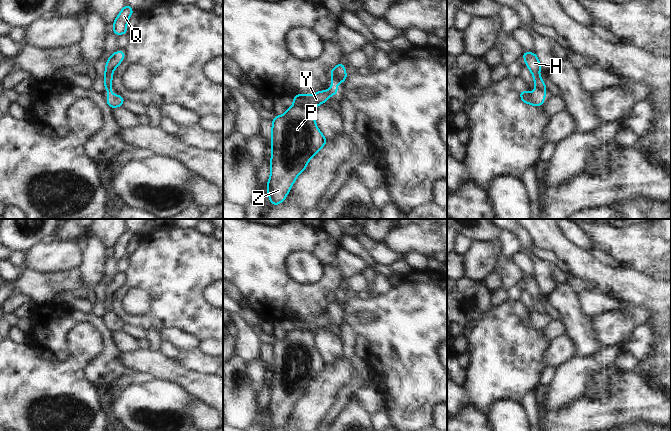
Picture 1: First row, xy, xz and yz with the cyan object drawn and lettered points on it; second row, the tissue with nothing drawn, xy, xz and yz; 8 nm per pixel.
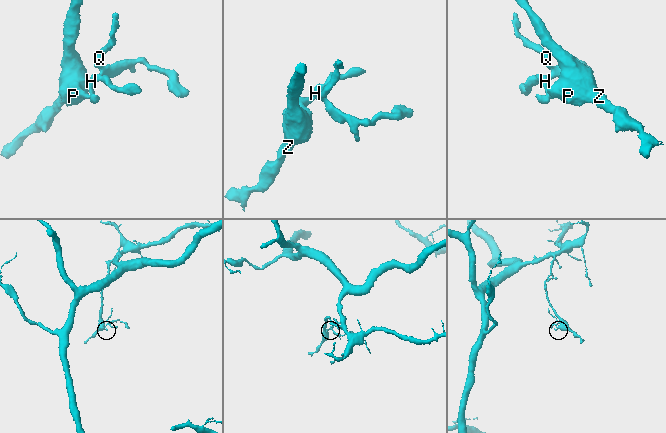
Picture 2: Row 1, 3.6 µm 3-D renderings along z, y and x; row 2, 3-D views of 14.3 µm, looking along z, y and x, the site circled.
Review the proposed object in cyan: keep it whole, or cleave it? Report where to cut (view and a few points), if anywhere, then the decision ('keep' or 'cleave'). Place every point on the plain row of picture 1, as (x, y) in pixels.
yz (535, 316), (540, 319), (545, 318) | cleave

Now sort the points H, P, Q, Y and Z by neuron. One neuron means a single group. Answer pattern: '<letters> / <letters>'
H Q / P Y Z

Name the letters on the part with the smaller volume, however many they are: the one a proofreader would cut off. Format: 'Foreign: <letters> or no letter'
Foreign: H, Q.

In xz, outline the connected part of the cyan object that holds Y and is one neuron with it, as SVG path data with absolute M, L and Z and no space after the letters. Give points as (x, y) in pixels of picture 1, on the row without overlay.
M321 314L313 319L295 319L293 330L284 339L275 340L272 344L273 376L267 415L273 430L286 423L297 400L327 367L317 352L314 333L332 318L331 314Z

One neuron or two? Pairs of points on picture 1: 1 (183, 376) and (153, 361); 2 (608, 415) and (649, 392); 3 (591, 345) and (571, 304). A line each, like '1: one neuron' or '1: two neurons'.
1: one neuron
2: one neuron
3: one neuron

